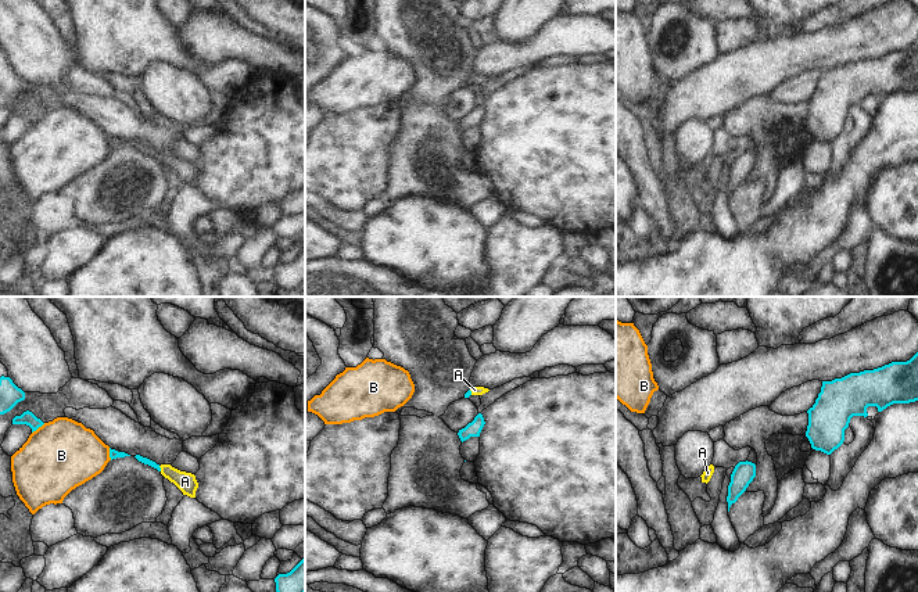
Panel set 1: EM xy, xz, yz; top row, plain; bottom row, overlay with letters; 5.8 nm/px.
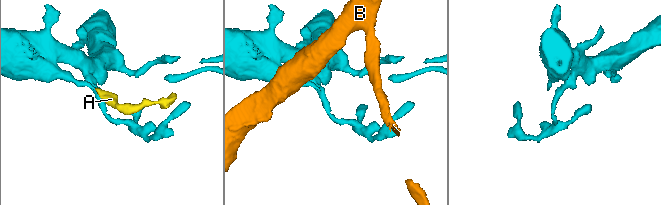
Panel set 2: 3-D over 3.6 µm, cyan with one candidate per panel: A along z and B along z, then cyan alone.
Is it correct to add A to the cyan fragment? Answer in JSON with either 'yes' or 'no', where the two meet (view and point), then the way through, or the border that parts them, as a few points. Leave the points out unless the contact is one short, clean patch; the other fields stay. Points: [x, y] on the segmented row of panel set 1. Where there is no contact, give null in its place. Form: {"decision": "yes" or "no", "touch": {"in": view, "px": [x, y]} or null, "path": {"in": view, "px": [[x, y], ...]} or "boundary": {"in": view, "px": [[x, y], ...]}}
{"decision": "yes", "touch": {"in": "xy", "px": [160, 469]}, "path": {"in": "xy", "px": [[139, 458], [160, 469], [185, 481]]}}

